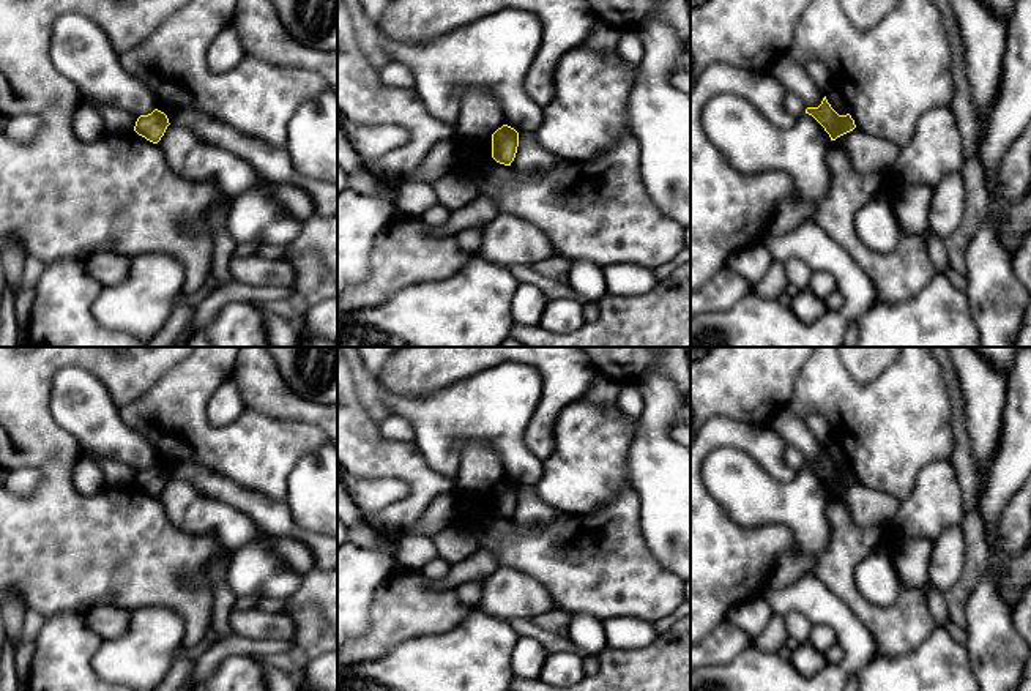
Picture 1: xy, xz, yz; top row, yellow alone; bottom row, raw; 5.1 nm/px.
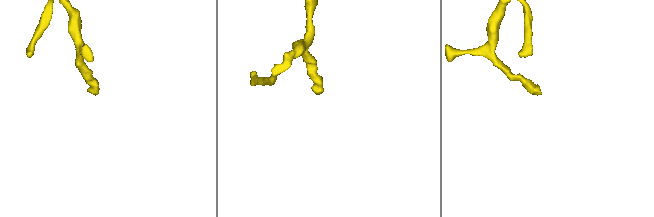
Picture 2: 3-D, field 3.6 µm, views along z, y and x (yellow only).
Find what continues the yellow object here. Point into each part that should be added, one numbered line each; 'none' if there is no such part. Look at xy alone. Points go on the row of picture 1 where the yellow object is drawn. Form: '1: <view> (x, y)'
none

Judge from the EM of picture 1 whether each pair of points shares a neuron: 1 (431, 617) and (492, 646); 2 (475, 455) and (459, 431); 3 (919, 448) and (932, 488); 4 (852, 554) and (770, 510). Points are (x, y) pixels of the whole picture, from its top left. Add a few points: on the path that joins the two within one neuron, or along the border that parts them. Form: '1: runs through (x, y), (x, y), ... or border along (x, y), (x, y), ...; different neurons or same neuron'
1: border along (478, 608), (445, 631), (416, 638); different neurons
2: border along (502, 458), (492, 447), (467, 444), (454, 478); different neurons
3: border along (949, 459), (929, 461), (919, 470), (907, 497); different neurons
4: border along (828, 502), (828, 545), (815, 559), (811, 573); different neurons

